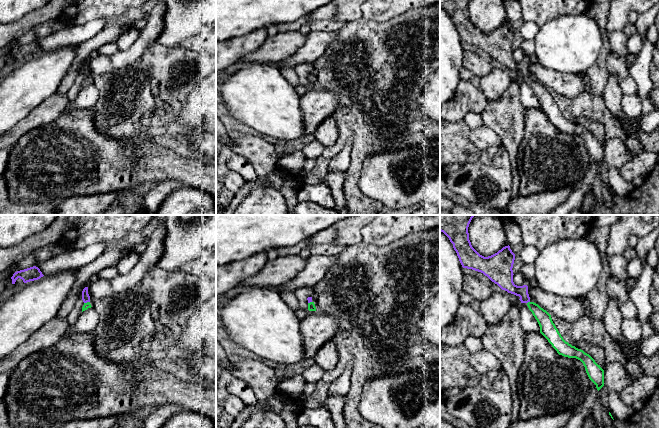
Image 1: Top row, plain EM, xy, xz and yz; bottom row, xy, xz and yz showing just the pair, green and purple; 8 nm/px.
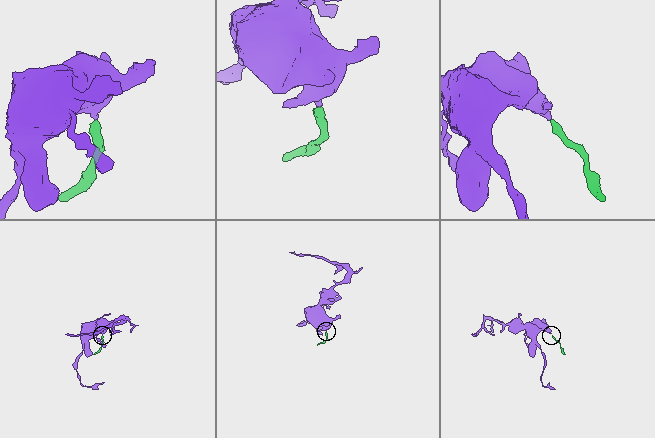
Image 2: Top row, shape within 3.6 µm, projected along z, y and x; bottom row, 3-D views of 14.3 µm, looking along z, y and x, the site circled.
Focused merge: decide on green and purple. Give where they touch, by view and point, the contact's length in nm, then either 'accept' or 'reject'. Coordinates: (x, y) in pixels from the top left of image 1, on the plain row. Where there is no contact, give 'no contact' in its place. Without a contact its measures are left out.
yz (528, 78) | 30 nm | accept

